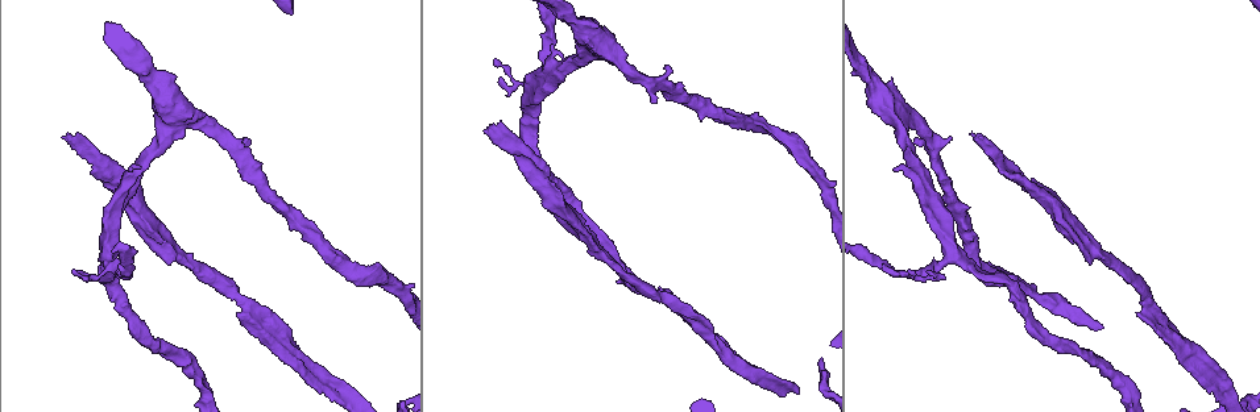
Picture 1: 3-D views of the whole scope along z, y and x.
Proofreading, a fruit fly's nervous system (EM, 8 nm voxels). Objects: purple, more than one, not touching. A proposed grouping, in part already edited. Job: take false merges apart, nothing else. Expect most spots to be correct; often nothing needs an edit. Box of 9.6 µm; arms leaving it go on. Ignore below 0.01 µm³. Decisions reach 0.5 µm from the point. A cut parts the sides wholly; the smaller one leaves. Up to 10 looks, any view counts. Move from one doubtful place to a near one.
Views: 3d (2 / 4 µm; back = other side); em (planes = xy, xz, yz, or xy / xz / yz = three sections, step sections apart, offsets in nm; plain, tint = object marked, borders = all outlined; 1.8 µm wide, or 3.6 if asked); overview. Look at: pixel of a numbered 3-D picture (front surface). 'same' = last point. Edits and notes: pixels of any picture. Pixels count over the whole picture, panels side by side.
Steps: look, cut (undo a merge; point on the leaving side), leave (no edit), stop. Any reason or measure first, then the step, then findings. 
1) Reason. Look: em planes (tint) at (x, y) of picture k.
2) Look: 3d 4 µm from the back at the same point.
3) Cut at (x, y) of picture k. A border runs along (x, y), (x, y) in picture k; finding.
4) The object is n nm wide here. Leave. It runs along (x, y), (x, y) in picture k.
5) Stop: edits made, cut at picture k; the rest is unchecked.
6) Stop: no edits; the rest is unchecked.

Arms part here. Look: em xz step 8 (tint) at (915, 179) of picture 1.

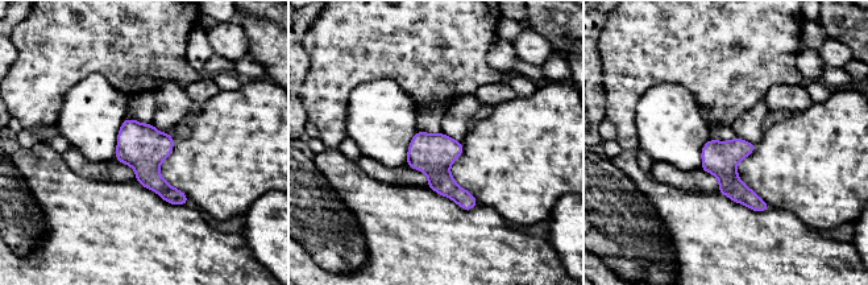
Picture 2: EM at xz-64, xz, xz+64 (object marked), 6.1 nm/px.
Look: em xy step 16 (tint) at the same point.

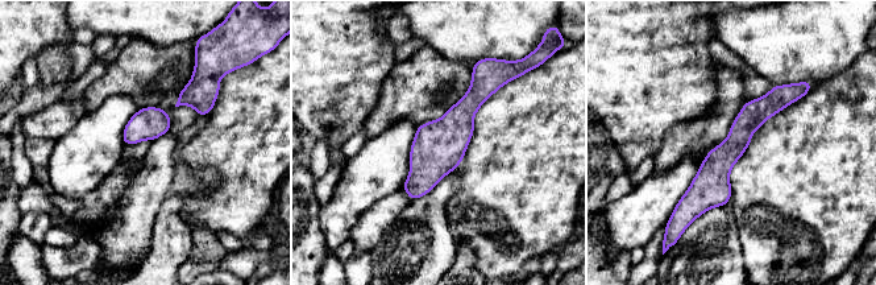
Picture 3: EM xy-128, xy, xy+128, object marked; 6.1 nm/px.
Leave. It runs along (783, 90), (685, 206) in picture 3; one neuron here.

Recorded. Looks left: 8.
Thin neck. Look: em yz step 4 (tint) at (127, 276) of picture 1.

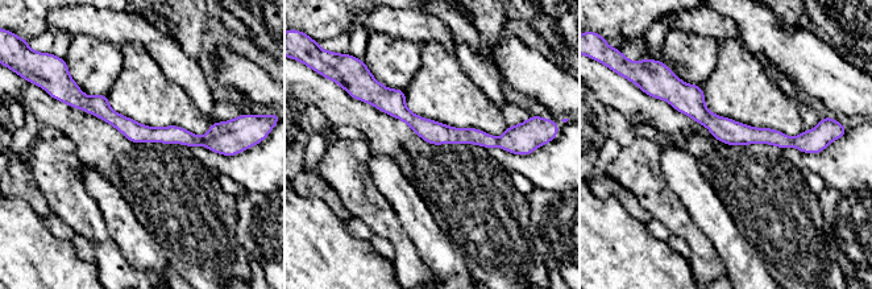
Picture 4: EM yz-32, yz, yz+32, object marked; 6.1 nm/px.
Leave. It runs along (73, 102), (137, 133), (216, 148) in picture 4; one neuron here.

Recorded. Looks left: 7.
Arms part here. Look: em xz step 16 (plain) at (668, 298) of picture 1.

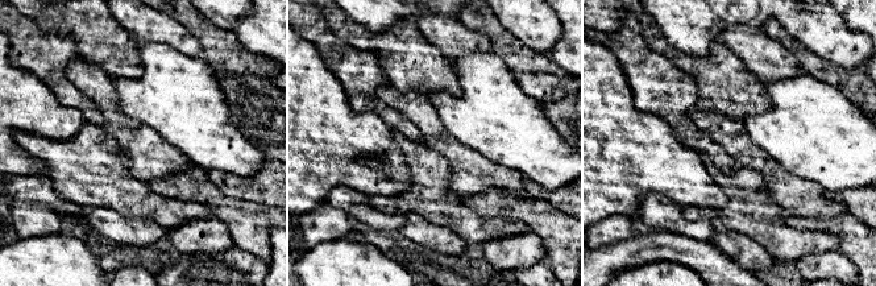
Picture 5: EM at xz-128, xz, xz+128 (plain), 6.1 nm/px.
Where the object lies. Look: em xz step 16 (tint) at the same point.

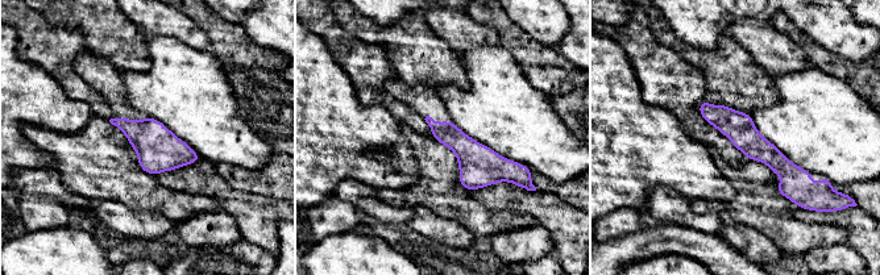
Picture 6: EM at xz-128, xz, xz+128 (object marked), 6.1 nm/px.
Leave. All the same neuron.

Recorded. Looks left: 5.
Look: em planes (borders) at (297, 355) of picture 1.

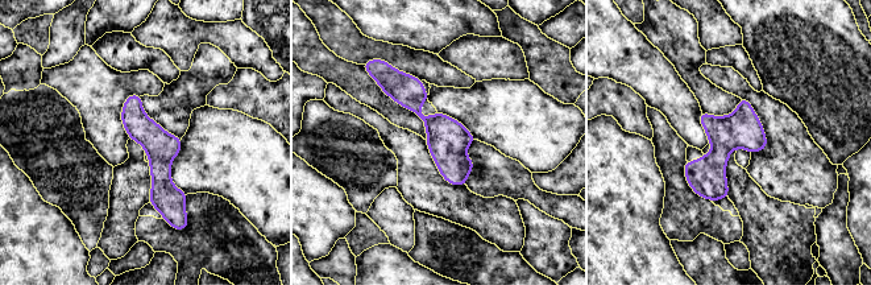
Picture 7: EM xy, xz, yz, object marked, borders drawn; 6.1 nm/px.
Leave. It runs along (389, 78), (447, 140), (463, 182) in picture 7; one neuron here.

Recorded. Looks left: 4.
Stop: no edits; the rest is unchecked.

